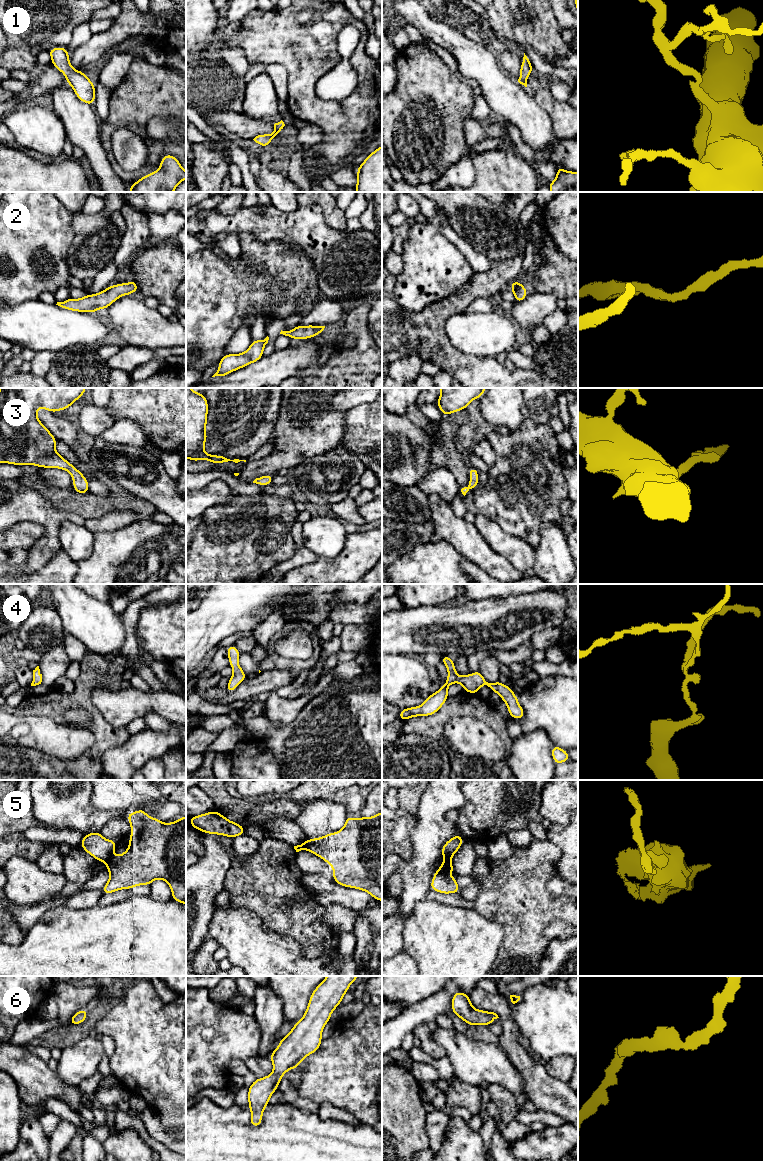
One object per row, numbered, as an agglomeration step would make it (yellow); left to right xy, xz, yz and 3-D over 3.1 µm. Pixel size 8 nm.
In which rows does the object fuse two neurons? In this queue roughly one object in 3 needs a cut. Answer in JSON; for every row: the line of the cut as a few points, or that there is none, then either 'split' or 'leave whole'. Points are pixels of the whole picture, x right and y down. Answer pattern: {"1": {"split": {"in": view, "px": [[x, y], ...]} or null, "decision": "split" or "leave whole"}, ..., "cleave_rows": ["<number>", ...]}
{"1": {"split": null, "decision": "leave whole"}, "2": {"split": null, "decision": "leave whole"}, "3": {"split": null, "decision": "leave whole"}, "4": {"split": null, "decision": "leave whole"}, "5": {"split": {"in": "xy", "px": [[111, 855], [106, 863]]}, "decision": "split"}, "6": {"split": null, "decision": "leave whole"}, "cleave_rows": ["5"]}

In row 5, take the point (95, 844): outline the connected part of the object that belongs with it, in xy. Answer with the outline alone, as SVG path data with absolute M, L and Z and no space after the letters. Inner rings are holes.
M94 832L85 834L80 846L96 860L107 863L116 849L117 842L105 839L100 832Z

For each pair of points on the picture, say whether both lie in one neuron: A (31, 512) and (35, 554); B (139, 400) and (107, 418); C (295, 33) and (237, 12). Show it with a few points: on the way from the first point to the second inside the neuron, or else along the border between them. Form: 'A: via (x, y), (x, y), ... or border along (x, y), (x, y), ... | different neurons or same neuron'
A: via (42, 519), (49, 526), (49, 540), (46, 543) | same neuron
B: border along (106, 405), (109, 412), (116, 419) | different neurons
C: border along (254, 10), (241, 21) | different neurons

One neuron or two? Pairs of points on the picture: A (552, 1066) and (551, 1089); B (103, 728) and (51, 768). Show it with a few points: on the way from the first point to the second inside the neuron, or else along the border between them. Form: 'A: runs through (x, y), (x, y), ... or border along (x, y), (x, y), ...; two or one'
A: border along (544, 1065), (551, 1076), (567, 1083); two
B: runs through (100, 745), (78, 768), (68, 768); one

